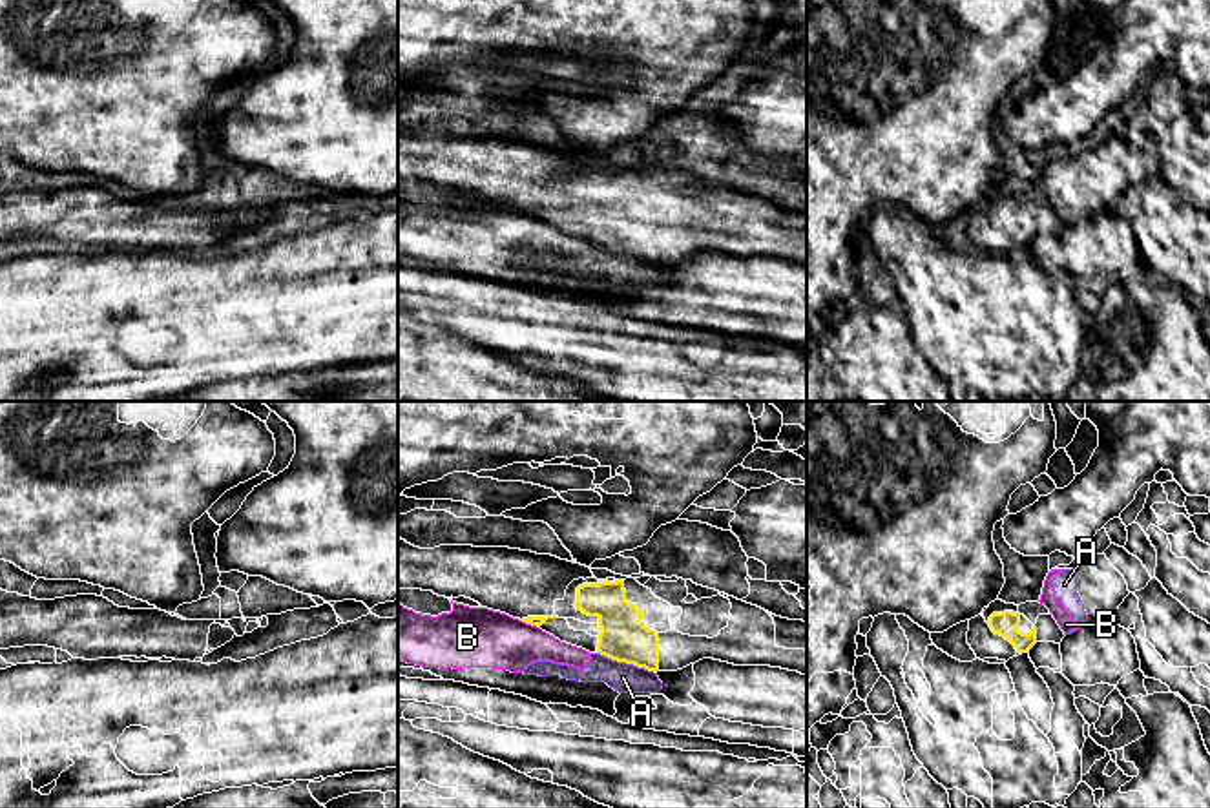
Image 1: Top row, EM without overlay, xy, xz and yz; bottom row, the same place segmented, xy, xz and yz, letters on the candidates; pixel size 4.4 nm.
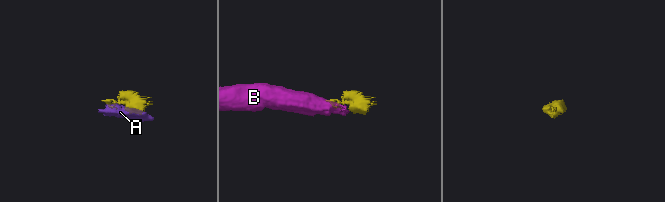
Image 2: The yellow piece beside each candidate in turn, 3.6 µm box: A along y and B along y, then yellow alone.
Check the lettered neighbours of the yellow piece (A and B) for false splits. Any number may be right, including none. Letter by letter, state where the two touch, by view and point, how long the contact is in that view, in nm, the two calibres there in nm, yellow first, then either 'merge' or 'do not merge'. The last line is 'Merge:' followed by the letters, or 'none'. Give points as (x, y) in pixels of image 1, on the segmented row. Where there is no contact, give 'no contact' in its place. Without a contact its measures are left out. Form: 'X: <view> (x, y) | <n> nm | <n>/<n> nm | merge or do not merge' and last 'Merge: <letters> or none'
A: xz (626, 662) | 260 nm | 220/130 nm | do not merge
B: xz (526, 622) | 90 nm | 50/280 nm | do not merge
Merge: none

